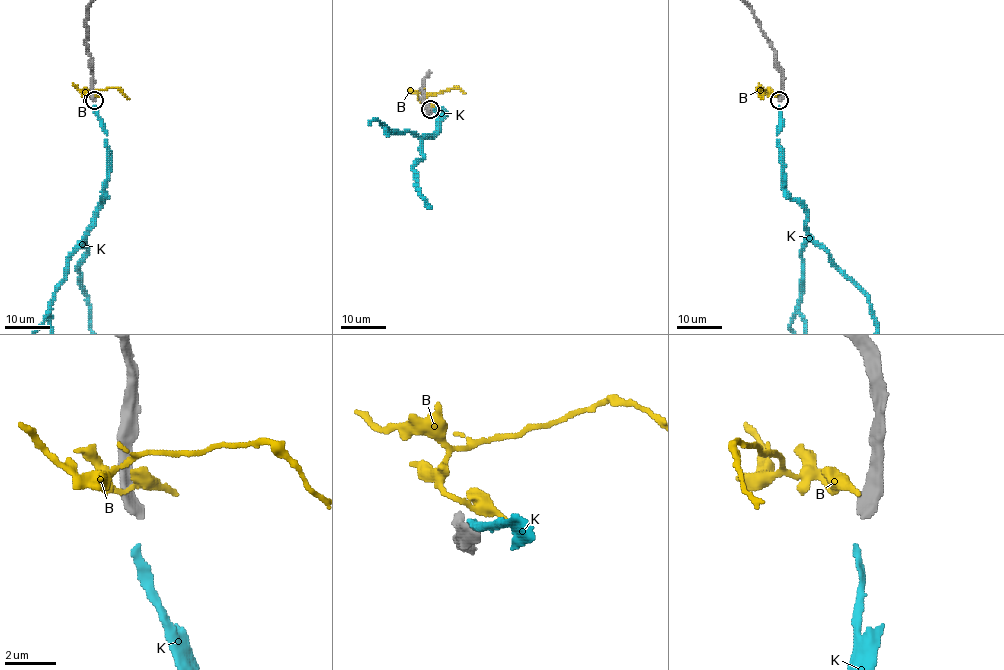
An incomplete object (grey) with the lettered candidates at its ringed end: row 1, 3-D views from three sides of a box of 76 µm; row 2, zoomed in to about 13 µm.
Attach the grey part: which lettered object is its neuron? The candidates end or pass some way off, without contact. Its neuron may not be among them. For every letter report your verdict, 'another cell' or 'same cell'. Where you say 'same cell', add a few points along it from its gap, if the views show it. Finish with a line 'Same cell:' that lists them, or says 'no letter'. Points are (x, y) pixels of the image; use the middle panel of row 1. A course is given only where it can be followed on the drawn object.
B: another cell
K: same cell
Same cell: K

